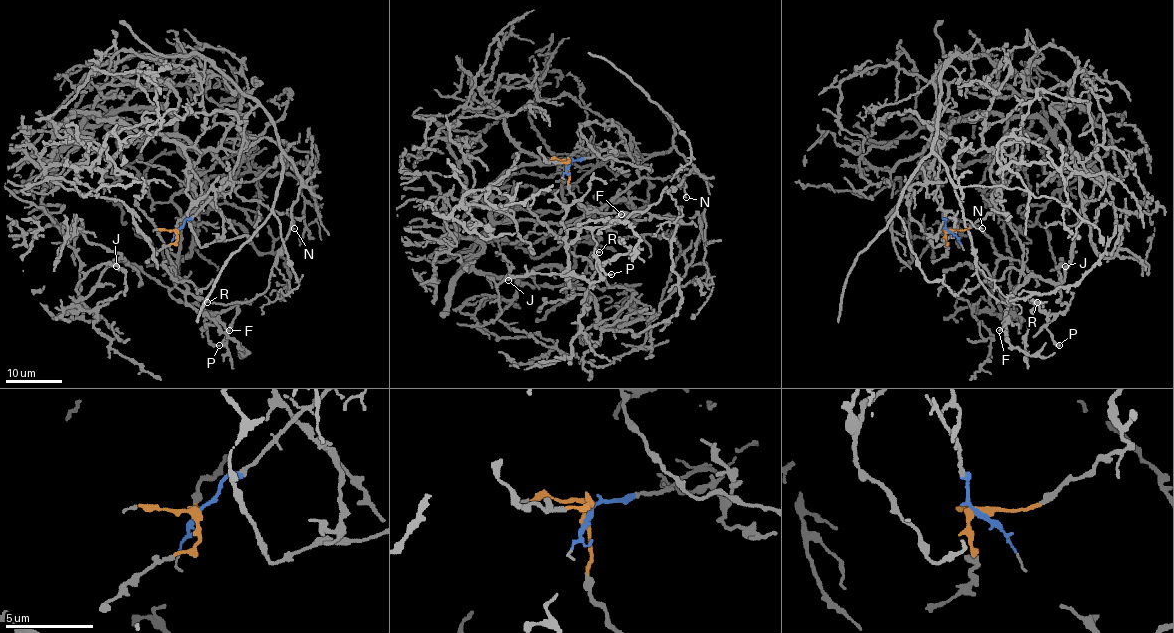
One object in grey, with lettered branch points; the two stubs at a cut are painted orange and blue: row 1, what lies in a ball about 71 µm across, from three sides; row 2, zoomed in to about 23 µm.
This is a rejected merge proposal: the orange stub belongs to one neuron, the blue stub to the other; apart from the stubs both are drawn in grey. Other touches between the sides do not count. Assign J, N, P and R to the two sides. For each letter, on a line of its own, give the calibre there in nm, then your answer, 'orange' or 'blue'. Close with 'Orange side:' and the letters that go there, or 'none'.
J: 150 nm thick; orange
N: 110 nm thick; blue
P: 150 nm thick; orange
R: 120 nm thick; blue
Orange side: J, P

